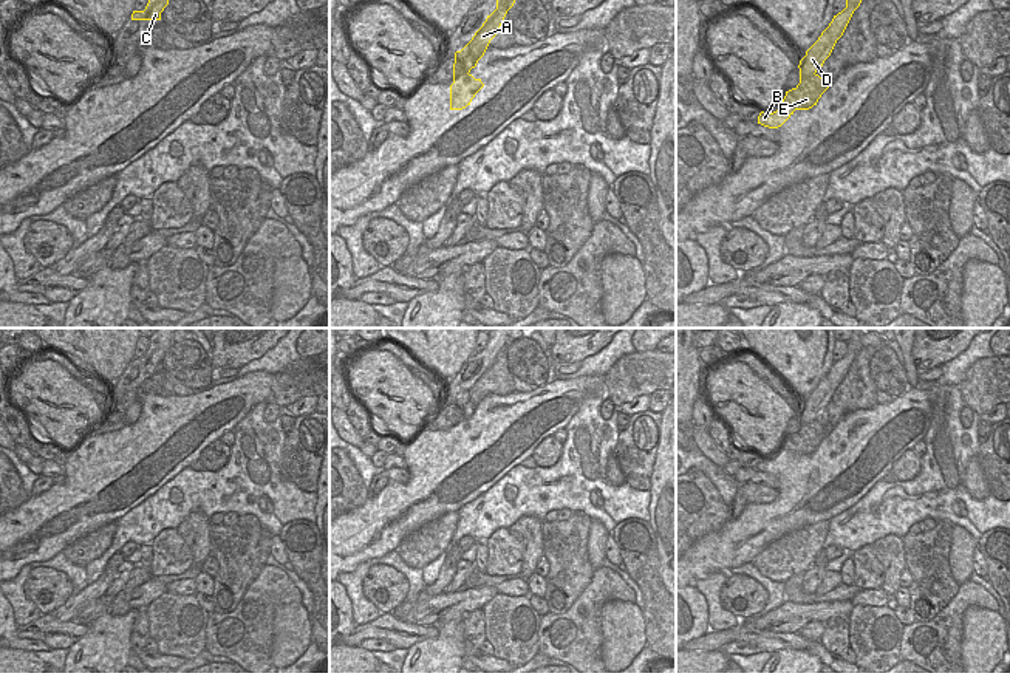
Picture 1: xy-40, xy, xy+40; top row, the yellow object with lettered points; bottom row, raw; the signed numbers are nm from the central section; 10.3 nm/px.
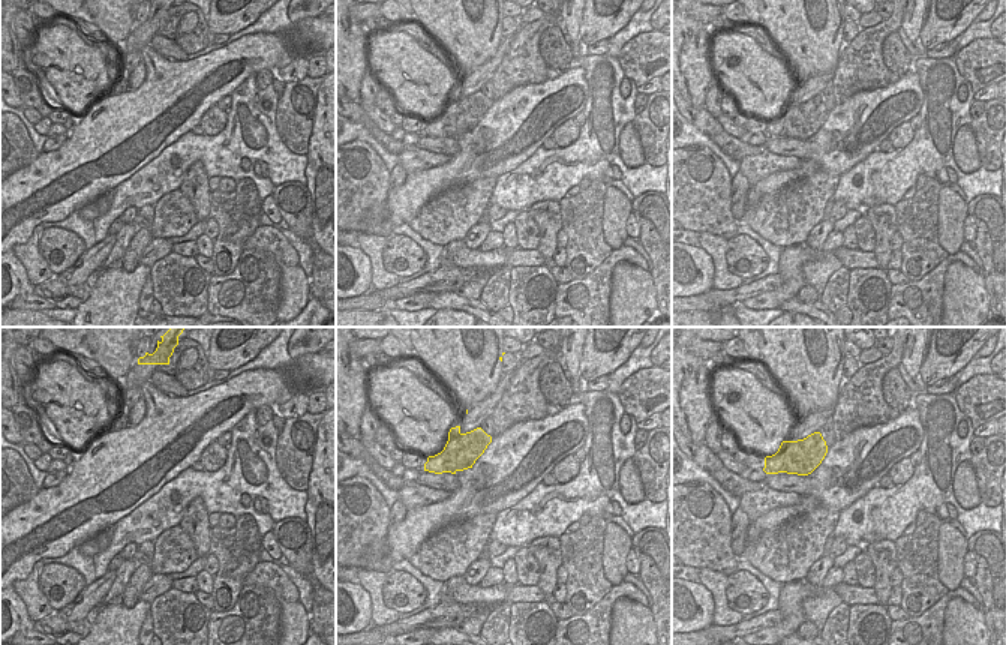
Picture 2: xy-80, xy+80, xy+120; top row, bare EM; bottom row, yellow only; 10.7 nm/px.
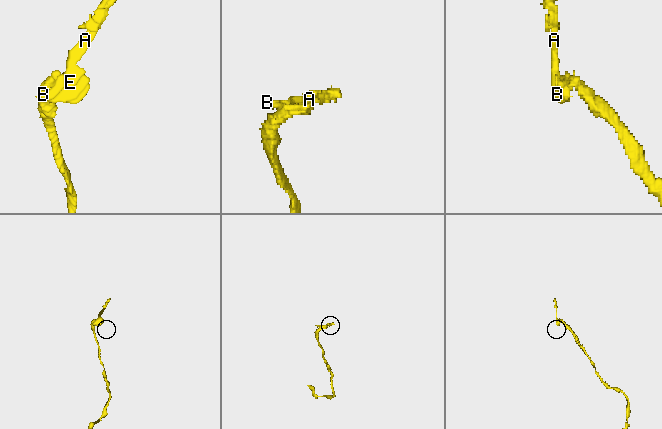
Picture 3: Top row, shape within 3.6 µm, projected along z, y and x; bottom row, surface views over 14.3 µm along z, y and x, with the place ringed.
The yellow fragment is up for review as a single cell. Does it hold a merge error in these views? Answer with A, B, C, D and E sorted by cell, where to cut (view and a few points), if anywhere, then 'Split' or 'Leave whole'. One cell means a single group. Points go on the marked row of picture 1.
Groups: A B C D E. No split. Leave whole

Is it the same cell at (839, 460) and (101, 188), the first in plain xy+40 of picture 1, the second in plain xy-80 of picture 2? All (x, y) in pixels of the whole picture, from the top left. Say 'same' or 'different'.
different

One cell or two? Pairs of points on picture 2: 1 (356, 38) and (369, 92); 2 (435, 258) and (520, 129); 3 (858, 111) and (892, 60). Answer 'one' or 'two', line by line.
1: one
2: two
3: two

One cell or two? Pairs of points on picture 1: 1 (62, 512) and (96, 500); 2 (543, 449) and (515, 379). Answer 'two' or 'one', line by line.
1: one
2: two

